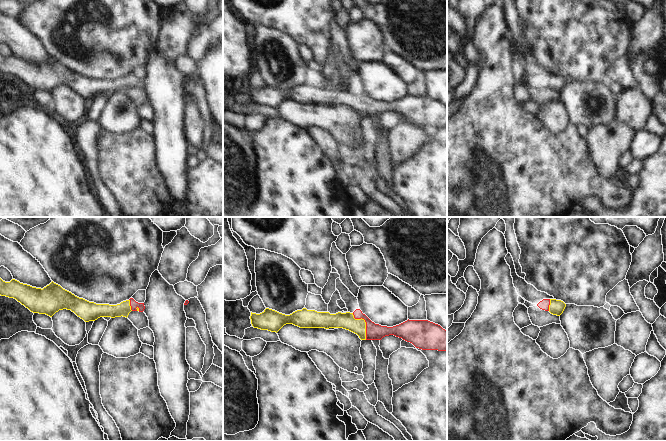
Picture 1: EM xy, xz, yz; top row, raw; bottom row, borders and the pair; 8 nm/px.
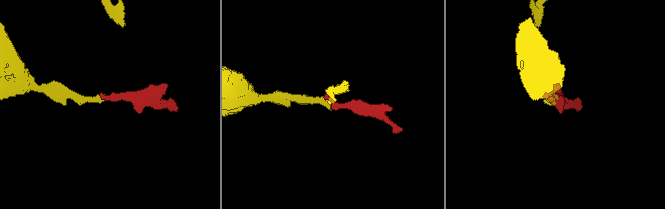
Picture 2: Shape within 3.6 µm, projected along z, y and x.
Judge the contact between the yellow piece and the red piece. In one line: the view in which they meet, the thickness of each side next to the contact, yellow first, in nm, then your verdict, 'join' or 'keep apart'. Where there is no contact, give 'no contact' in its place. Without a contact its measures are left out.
contact in xz; calibres 130 and 130 nm; join

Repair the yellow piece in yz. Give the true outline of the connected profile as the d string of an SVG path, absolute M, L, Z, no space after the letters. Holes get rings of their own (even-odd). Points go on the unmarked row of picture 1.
M543 75L537 82L542 86L549 87L553 91L560 92L563 89L566 80L561 76Z

